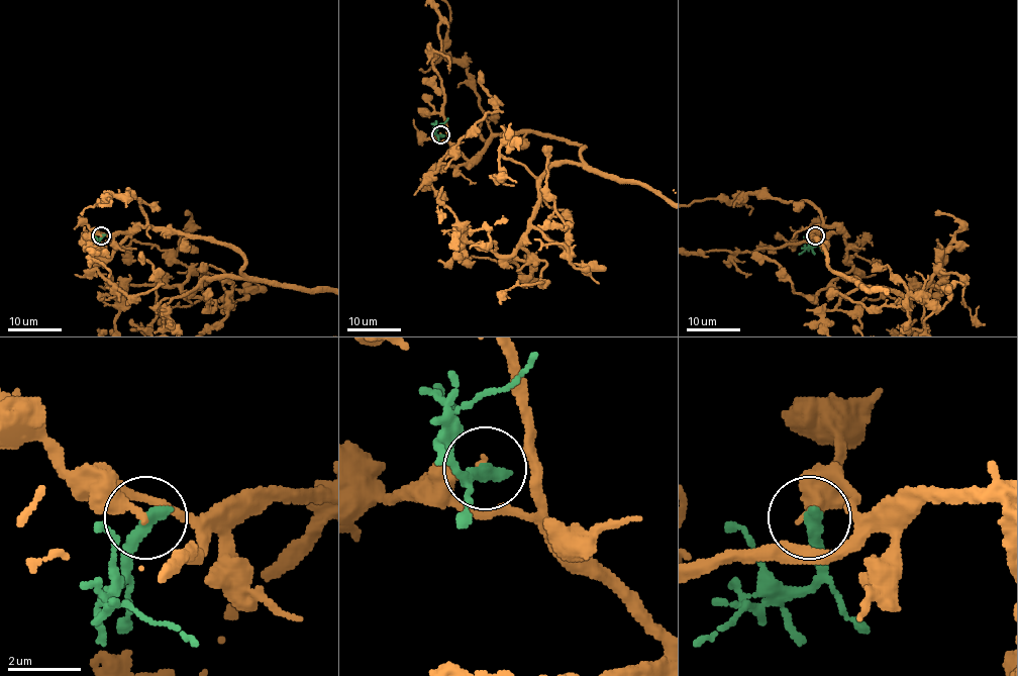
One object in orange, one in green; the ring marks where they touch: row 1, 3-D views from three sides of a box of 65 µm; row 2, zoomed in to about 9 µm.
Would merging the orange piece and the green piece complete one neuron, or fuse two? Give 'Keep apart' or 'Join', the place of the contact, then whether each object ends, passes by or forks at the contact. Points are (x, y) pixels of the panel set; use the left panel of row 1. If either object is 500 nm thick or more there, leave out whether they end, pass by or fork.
Keep apart. Place: (101, 235). At the ring orange ends. At the ring green ends

